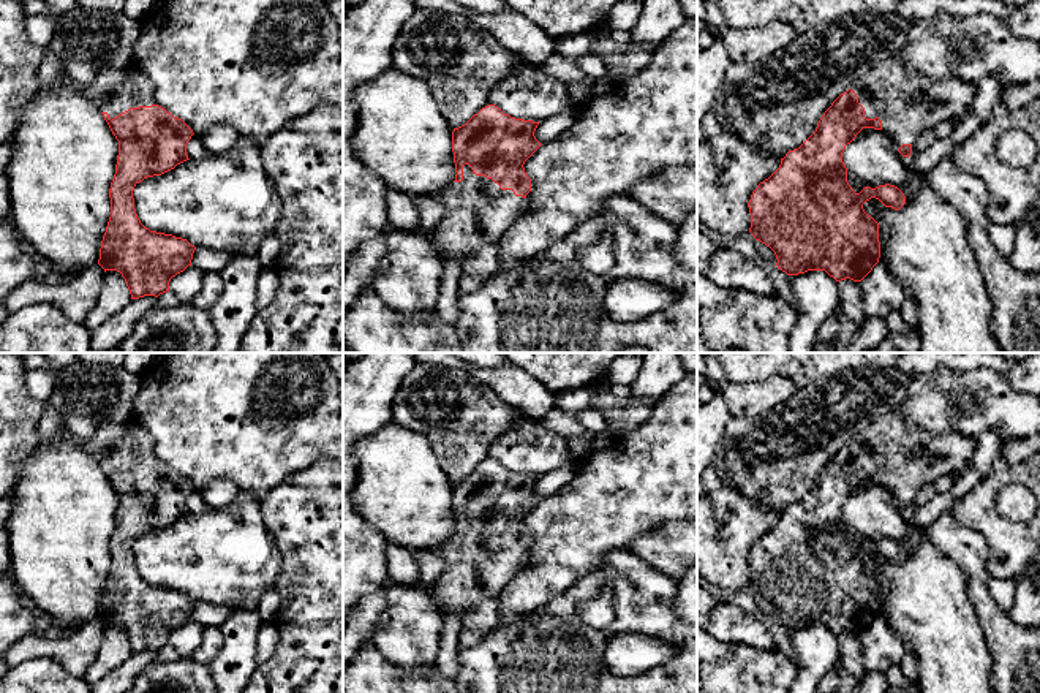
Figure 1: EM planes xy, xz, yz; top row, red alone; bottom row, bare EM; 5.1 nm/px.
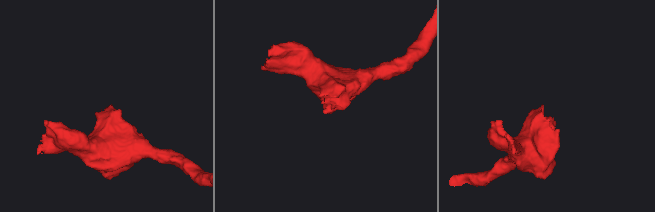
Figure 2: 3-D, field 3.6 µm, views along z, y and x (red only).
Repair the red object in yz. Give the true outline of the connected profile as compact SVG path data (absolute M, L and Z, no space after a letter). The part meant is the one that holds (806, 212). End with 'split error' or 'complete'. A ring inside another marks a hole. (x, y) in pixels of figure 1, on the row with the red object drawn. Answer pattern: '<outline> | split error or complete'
M898 55L882 60L839 95L820 117L816 131L798 149L789 150L779 168L757 185L748 203L749 233L774 252L778 269L787 275L825 271L836 282L861 282L880 258L879 223L865 212L863 204L876 198L885 207L899 210L906 196L890 184L855 193L842 161L846 146L863 128L874 128L888 134L898 152L909 158L912 142L921 131L964 114L975 95L977 84L970 81L956 76L929 81L909 73Z | split error

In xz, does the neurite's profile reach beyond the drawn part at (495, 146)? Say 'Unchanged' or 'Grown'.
Grown

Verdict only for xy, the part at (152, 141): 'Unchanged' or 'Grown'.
Grown

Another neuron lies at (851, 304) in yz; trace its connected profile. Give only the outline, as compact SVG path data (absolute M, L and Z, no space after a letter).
M850 278L838 282L839 288L839 310L850 318L857 326L865 321L863 293L858 282Z

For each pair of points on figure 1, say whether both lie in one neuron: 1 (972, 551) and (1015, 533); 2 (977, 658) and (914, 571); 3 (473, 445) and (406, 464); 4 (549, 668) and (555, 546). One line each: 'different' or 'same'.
1: different
2: same
3: different
4: different

